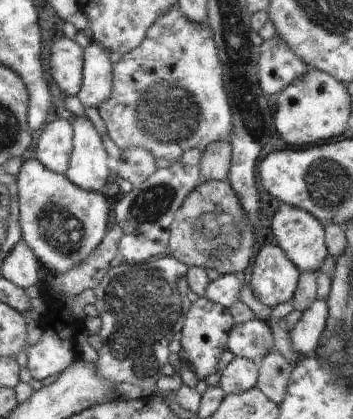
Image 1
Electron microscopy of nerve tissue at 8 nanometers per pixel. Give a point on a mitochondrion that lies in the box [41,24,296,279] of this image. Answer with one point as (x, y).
(168, 115)

